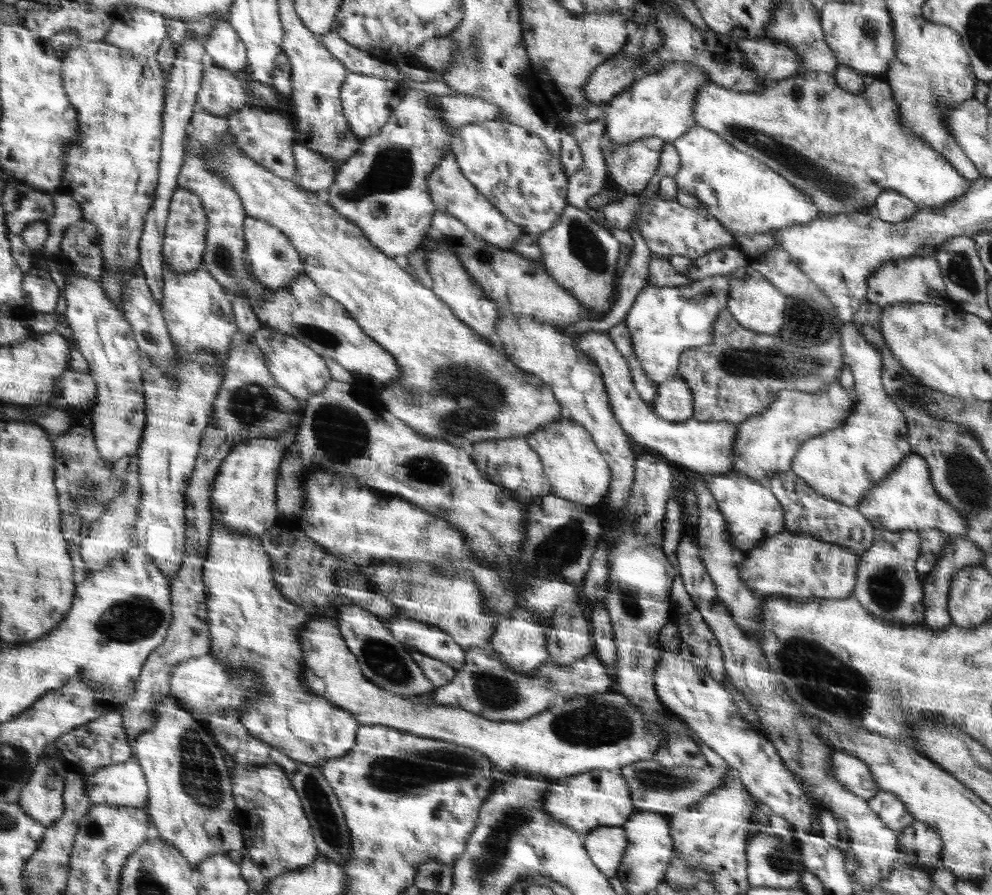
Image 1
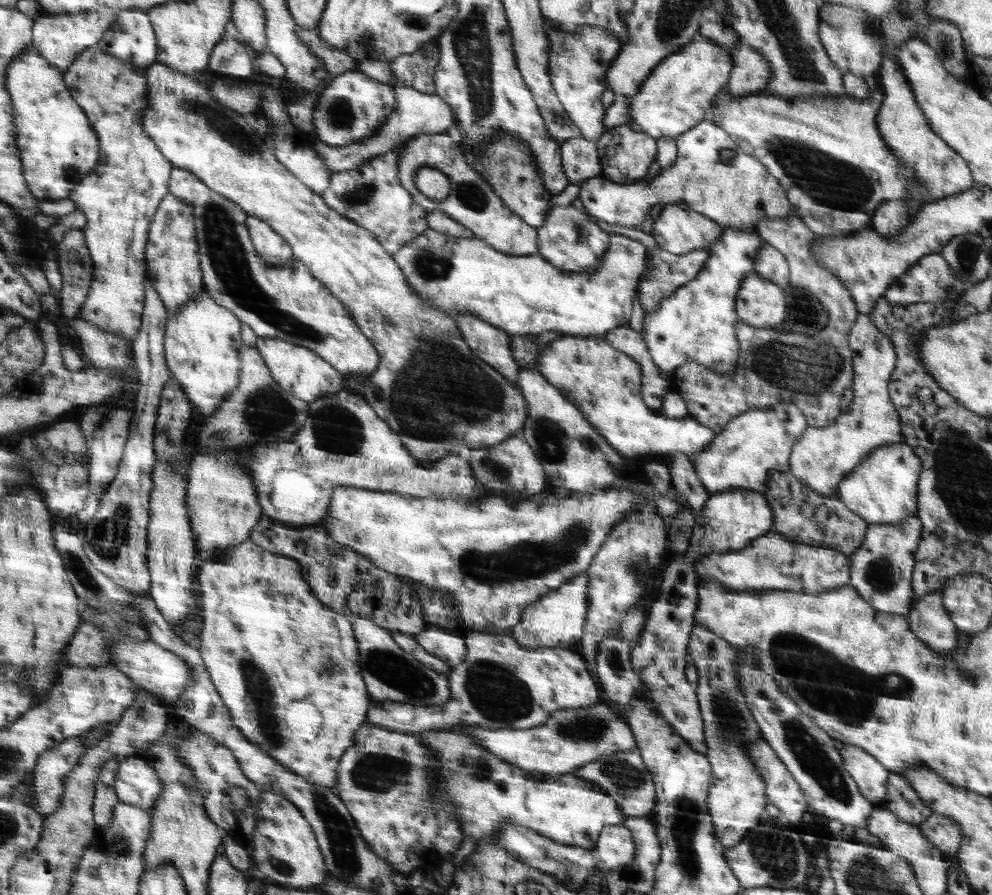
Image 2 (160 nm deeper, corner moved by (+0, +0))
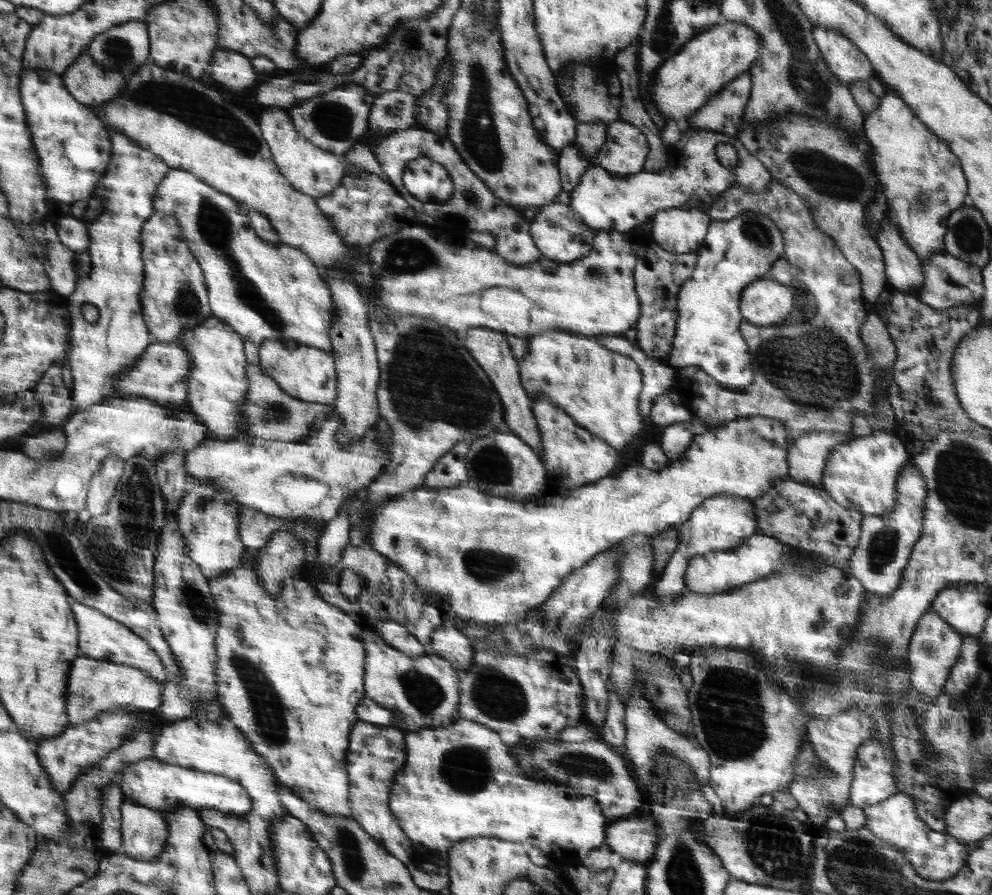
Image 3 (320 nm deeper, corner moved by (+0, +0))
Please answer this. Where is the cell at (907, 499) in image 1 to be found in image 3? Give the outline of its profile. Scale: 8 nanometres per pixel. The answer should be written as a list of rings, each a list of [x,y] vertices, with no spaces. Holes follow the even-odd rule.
[[[876,430],[872,435],[856,437],[832,450],[824,470],[822,489],[837,503],[864,516],[890,515],[894,512],[898,478],[908,464],[910,453],[905,443],[892,433]]]

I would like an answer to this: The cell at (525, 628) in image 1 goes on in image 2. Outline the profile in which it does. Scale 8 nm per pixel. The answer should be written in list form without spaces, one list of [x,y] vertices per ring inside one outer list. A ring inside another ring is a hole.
[[[580,574],[574,580],[569,581],[560,589],[556,589],[546,596],[529,605],[520,618],[520,623],[512,627],[508,634],[516,639],[521,647],[527,649],[551,649],[560,647],[567,649],[570,644],[582,640],[586,632],[588,617],[588,576]]]

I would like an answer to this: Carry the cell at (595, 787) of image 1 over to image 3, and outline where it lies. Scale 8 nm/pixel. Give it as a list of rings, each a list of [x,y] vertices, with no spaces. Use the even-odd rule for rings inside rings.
[[[459,719],[454,724],[448,725],[447,727],[408,732],[406,734],[406,745],[406,765],[403,766],[402,772],[398,774],[398,778],[393,782],[390,807],[393,811],[394,818],[398,822],[398,826],[403,828],[404,832],[407,832],[416,850],[424,848],[424,850],[428,850],[428,852],[433,854],[433,857],[437,854],[437,856],[440,856],[440,866],[447,866],[446,860],[448,860],[448,851],[451,850],[454,844],[476,837],[494,837],[510,842],[521,843],[528,847],[539,848],[545,854],[556,855],[557,858],[563,853],[570,852],[581,861],[588,856],[591,850],[599,849],[602,845],[606,844],[607,815],[603,813],[603,809],[597,799],[592,795],[580,794],[568,785],[554,785],[544,780],[530,780],[530,778],[524,776],[526,772],[520,772],[522,766],[519,766],[518,759],[515,758],[515,755],[511,754],[510,746],[506,745],[506,743],[500,739],[500,736],[495,730],[492,730],[491,727],[484,726],[483,723]]]

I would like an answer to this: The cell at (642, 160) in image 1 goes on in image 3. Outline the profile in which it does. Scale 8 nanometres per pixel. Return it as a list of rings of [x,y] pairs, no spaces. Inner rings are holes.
[[[624,120],[611,123],[607,126],[607,141],[595,158],[597,166],[624,176],[644,172],[649,151],[646,136]]]

